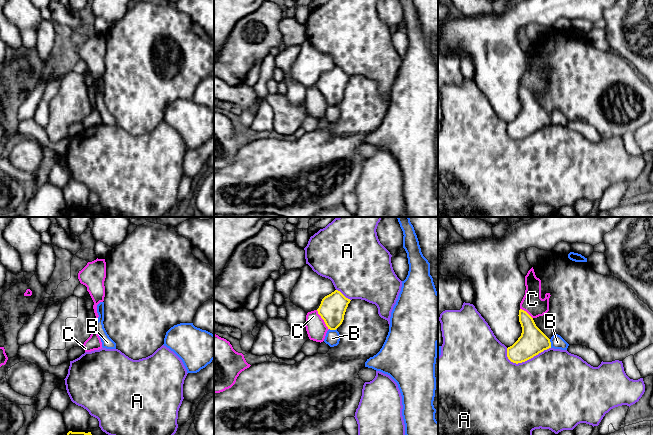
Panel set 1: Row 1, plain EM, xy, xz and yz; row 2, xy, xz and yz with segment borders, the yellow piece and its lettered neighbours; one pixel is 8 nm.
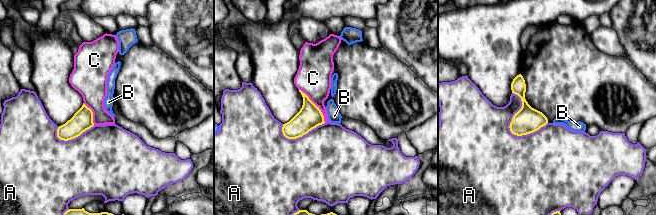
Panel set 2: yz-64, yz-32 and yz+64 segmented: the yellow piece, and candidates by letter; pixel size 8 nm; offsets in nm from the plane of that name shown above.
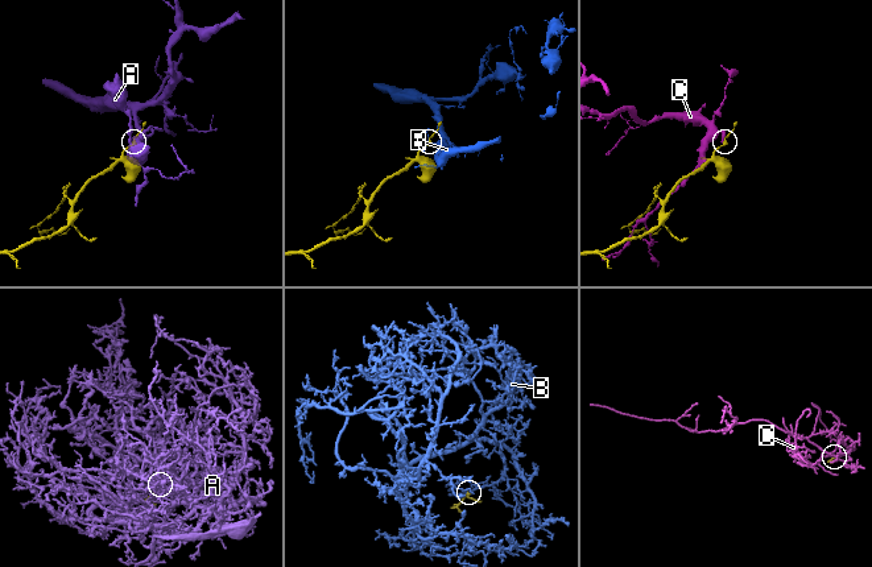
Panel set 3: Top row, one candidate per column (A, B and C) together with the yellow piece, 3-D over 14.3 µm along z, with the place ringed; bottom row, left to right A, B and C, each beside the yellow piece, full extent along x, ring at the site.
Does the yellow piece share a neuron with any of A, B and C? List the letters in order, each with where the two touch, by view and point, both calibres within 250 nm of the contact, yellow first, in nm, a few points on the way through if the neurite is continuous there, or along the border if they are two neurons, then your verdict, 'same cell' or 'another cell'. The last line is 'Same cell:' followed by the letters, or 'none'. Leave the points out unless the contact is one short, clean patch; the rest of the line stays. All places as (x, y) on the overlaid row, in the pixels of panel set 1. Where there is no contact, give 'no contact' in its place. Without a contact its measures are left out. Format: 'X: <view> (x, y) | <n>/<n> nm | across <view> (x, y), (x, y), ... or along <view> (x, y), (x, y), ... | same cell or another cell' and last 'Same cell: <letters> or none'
A: yz (528, 359) | 220/500 nm | another cell
B: yz (550, 343) | 220/110 nm | along yz (549, 339), (551, 347) | another cell
C: xz (323, 319) | 220/160 nm | another cell
Same cell: none

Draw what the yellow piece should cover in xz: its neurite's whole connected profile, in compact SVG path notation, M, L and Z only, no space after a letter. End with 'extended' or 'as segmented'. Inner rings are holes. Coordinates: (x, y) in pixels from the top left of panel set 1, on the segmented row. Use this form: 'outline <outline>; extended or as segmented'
outline M335 290L322 299L317 311L328 329L336 330L342 324L350 301L350 299L346 298L338 290Z; as segmented

